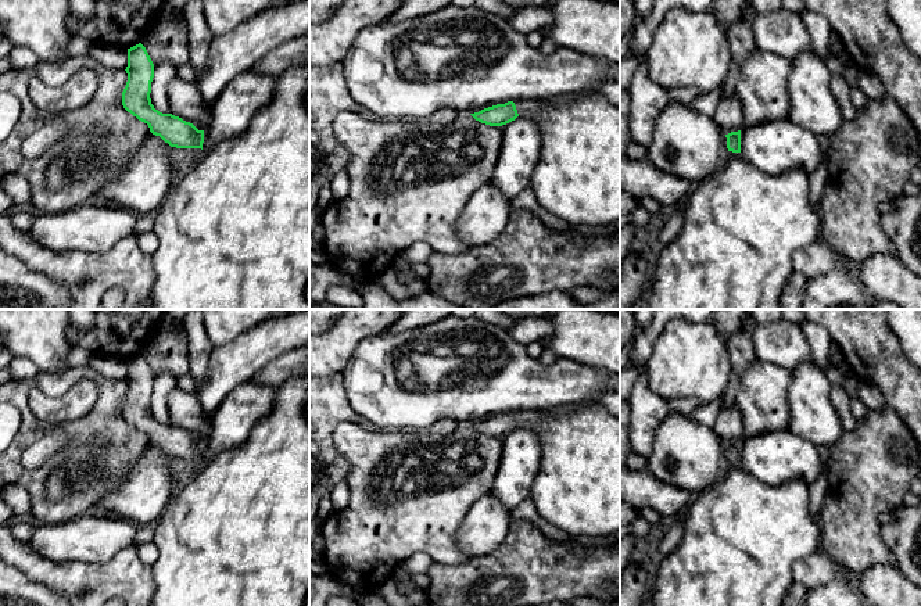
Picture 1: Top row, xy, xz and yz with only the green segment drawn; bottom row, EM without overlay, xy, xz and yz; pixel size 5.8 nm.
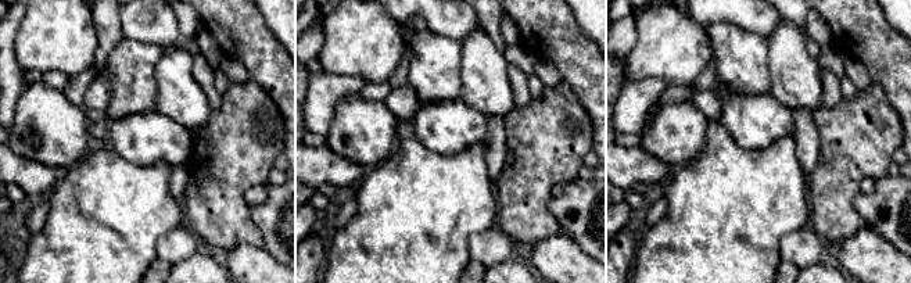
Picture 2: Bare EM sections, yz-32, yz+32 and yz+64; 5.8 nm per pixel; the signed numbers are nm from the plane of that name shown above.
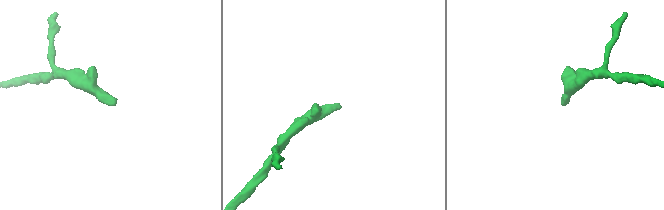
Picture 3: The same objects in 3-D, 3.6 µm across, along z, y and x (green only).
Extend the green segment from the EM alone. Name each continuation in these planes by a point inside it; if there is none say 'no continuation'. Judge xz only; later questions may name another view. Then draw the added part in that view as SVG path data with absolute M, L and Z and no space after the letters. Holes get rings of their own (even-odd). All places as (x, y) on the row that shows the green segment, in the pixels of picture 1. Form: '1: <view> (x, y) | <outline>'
1: xz (577, 178) | M598 89L515 105L520 118L538 125L542 136L540 161L530 180L538 202L569 226L620 222L620 107Z

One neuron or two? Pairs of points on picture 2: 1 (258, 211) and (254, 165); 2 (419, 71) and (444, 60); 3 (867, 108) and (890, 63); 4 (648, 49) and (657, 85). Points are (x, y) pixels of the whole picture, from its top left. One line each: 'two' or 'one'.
1: two
2: one
3: two
4: two

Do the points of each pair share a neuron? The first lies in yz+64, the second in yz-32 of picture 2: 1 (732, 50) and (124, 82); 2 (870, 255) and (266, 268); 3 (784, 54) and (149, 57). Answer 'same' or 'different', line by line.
1: same
2: same
3: different

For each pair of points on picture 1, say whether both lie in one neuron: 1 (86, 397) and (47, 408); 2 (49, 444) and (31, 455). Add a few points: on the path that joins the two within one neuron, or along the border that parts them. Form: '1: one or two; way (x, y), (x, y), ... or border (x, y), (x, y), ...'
1: one; way (76, 404), (57, 408)
2: one; way (45, 448), (35, 455)

